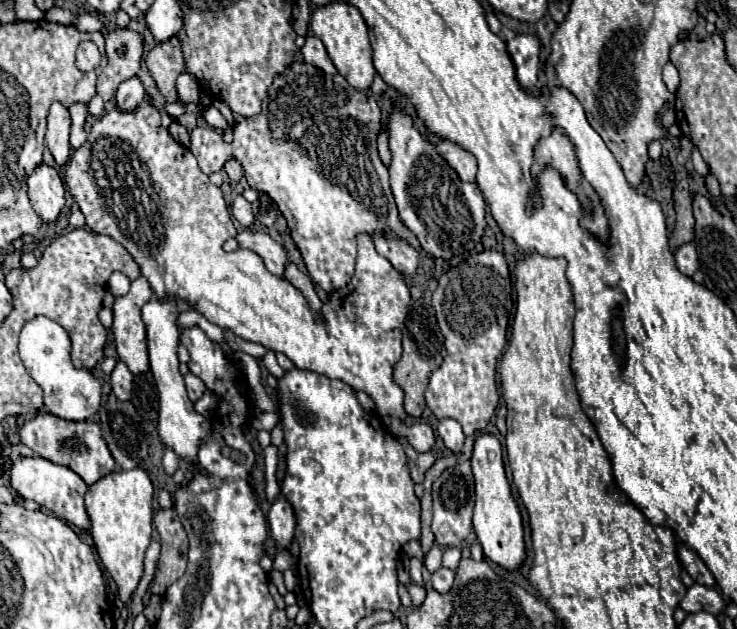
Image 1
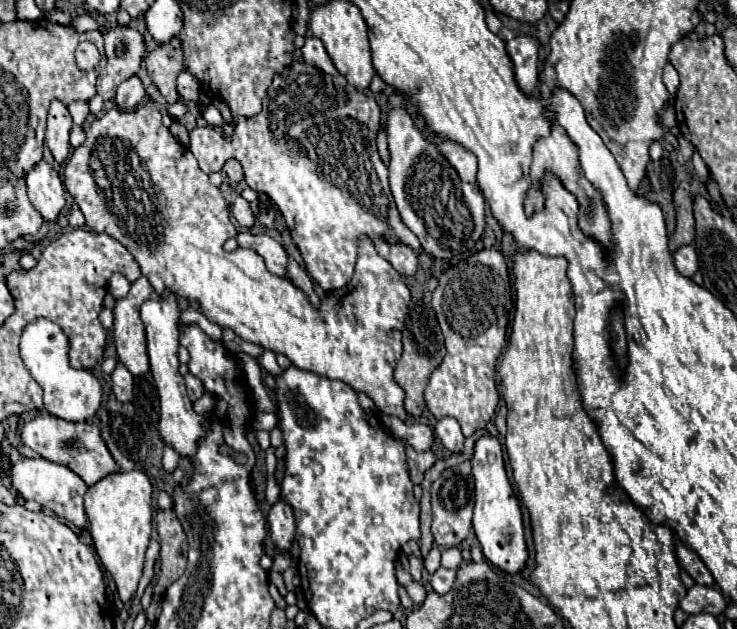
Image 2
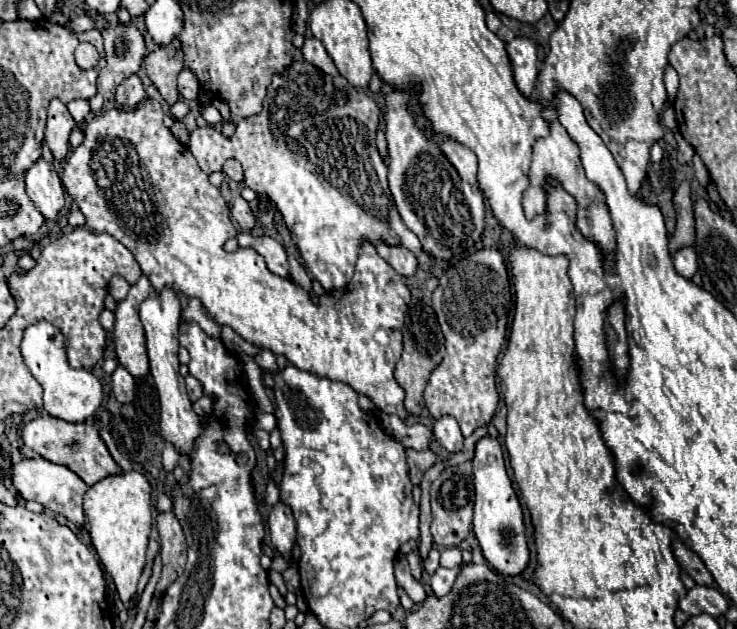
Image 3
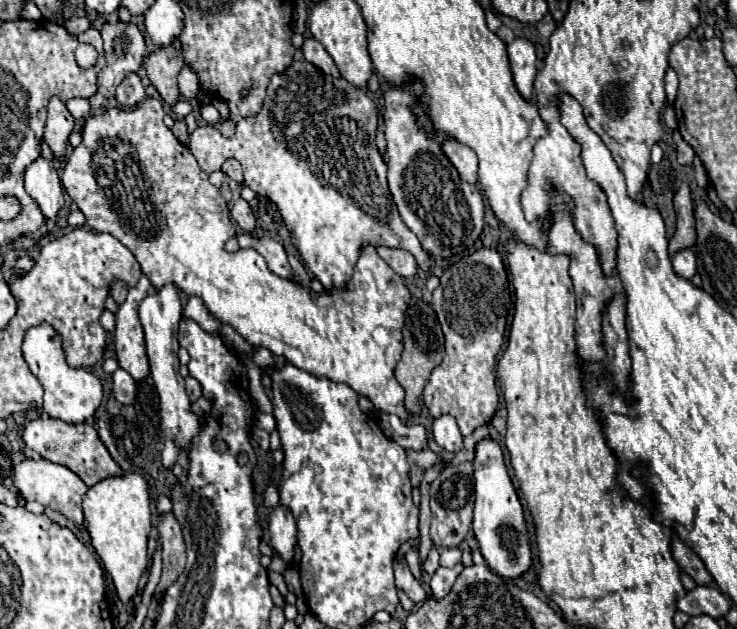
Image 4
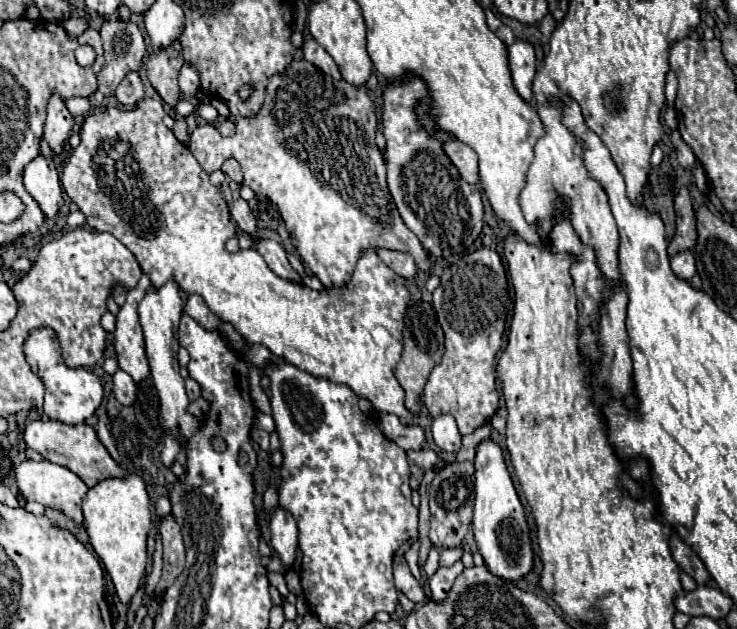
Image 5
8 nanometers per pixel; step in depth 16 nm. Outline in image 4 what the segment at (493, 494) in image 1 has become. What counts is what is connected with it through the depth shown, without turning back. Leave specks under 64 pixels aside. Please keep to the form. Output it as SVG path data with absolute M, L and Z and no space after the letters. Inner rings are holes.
M482 438L476 444L476 456L472 464L474 464L474 494L476 494L474 536L480 544L480 552L486 564L492 568L492 572L506 578L522 576L530 568L530 546L526 536L524 512L516 496L516 490L512 486L512 480L508 476L500 444L492 438Z

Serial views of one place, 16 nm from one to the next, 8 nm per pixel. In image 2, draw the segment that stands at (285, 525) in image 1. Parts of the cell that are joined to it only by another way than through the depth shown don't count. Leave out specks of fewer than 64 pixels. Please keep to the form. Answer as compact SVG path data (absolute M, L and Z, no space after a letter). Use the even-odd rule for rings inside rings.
M278 498L278 502L272 506L272 510L268 514L268 526L270 526L270 536L272 536L272 542L276 544L276 548L282 552L288 552L288 548L294 540L296 522L294 522L290 504L284 502L282 498Z

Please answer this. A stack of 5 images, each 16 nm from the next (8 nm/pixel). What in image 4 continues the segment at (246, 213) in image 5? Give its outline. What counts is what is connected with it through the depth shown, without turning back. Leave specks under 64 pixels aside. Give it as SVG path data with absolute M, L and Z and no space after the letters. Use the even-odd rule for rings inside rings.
M244 198L234 200L234 204L230 208L230 214L232 214L232 218L238 222L238 226L242 230L246 230L246 232L254 230L256 218L254 218L254 214L252 214L252 210L250 210L250 206L248 206L248 202Z

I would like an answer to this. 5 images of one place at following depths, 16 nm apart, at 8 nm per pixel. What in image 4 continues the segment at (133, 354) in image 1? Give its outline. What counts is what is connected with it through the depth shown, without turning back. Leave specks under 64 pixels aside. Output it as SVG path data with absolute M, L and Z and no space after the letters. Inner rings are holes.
M142 276L138 284L130 288L126 300L118 304L118 312L116 312L114 344L116 344L118 364L134 380L142 380L150 372L146 346L144 346L144 330L138 318L138 306L150 292L152 292L152 284L146 276Z

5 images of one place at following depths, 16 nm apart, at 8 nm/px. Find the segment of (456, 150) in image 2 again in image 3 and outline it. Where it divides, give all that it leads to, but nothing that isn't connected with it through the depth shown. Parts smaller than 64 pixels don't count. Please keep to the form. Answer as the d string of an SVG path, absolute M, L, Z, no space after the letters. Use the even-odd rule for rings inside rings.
M444 140L440 144L442 154L448 158L448 162L458 170L460 178L468 184L476 184L476 172L478 172L478 160L472 150L466 146L454 142L454 140Z

